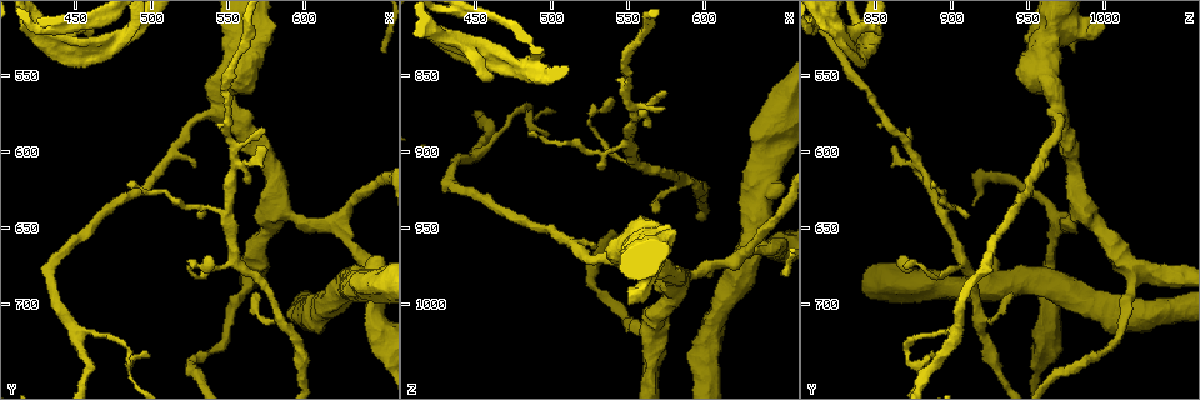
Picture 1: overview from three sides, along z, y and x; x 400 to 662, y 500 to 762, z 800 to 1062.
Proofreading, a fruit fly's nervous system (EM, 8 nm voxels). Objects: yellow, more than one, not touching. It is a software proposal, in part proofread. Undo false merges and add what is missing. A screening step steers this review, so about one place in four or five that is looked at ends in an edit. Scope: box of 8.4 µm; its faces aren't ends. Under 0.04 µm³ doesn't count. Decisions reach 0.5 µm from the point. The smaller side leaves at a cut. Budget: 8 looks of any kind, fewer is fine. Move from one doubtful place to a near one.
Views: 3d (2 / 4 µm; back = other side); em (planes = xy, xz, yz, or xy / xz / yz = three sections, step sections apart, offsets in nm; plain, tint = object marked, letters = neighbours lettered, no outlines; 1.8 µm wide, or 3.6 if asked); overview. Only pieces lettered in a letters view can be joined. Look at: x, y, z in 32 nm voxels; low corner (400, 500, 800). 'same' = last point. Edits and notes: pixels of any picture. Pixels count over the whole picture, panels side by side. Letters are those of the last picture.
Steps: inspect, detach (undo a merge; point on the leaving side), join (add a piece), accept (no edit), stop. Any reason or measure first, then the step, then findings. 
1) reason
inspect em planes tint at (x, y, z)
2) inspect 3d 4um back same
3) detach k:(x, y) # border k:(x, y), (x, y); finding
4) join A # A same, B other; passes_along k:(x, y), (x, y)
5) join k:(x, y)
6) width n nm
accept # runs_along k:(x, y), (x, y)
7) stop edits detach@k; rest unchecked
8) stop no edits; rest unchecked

a fork
inspect em planes letters at (480, 524, 842)

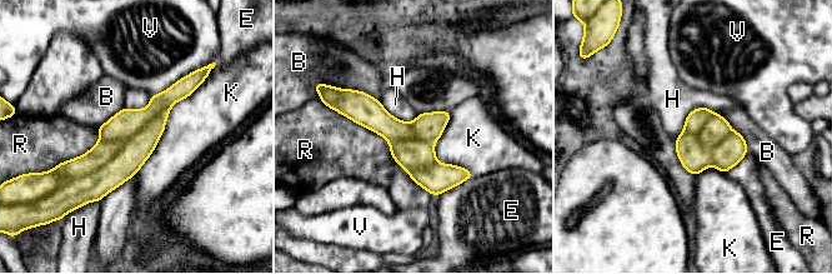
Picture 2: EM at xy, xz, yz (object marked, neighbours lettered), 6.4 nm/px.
accept # B other, E other, H other, K other, R other, V other; border 2:(711, 108), (695, 108), (675, 140); all the same neuron

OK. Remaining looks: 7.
abrupt turn
inspect em planes plain at (530, 674, 874)

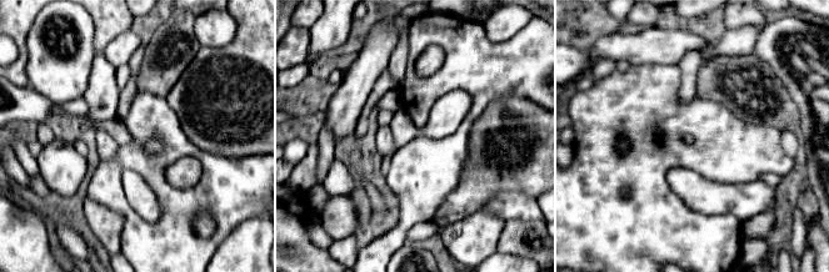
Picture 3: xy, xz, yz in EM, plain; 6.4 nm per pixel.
see the neighbours
inspect em planes letters same

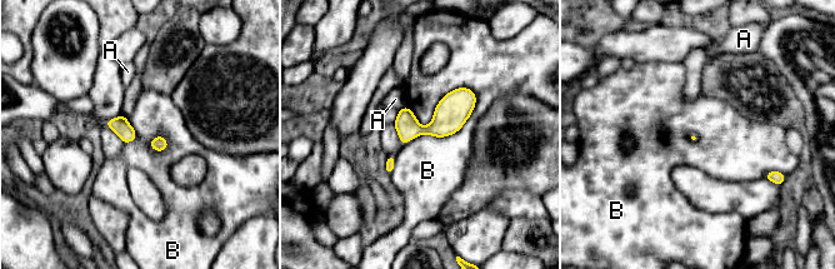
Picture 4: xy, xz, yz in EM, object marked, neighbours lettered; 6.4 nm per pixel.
accept # A other, B other; one neuron here

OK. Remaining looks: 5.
inspect em 3.6um planes letters at (634, 680, 960)

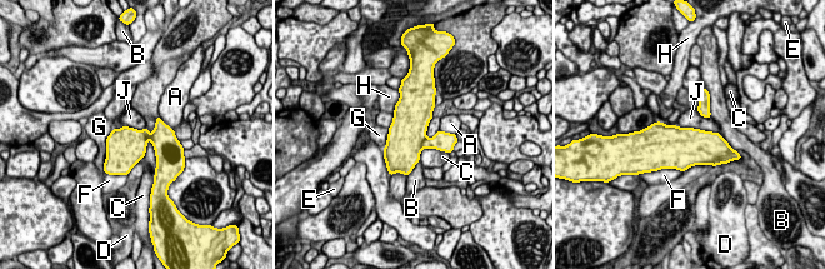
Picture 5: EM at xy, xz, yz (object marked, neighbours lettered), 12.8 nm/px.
detach 5:(408, 130) # A other, B other, C other, D other, E other, F other, G other, H other, J other; border 5:(426, 138), (421, 148); two neurons meet here

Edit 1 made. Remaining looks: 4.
stop edits detach@5; rest unchecked

